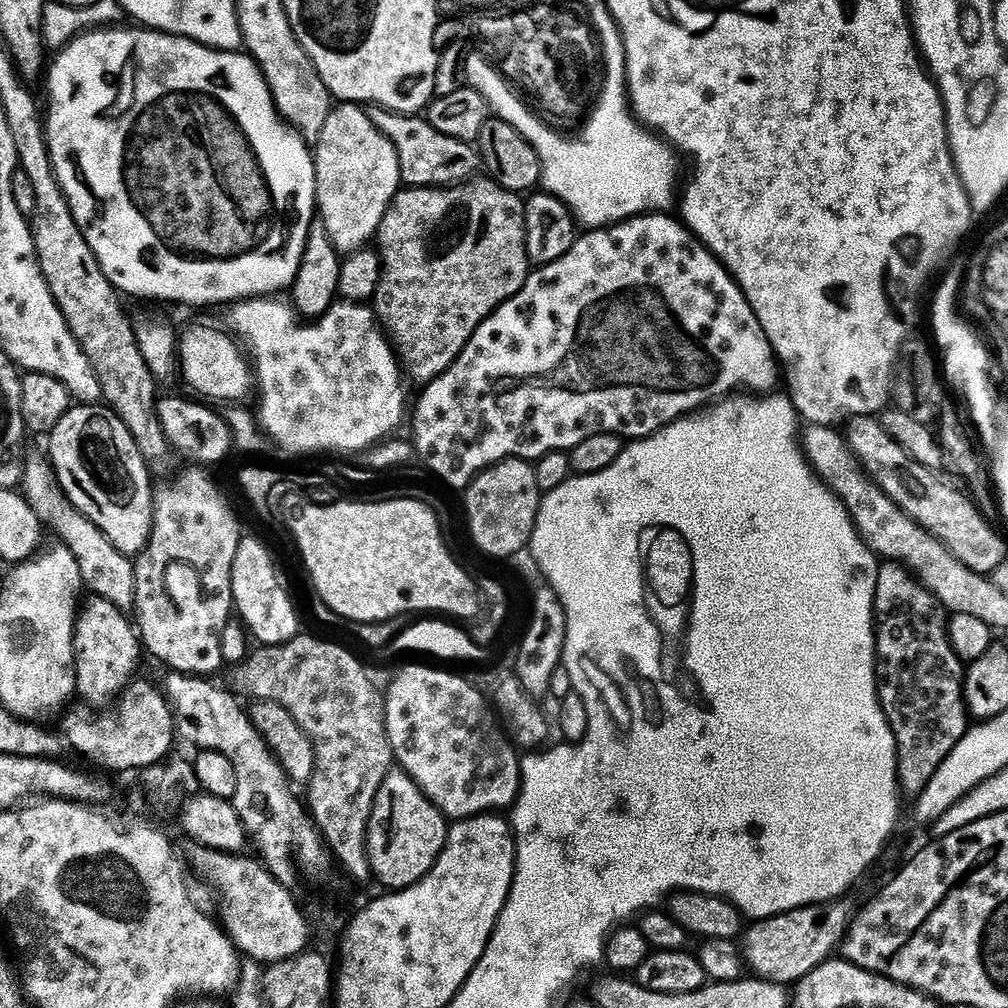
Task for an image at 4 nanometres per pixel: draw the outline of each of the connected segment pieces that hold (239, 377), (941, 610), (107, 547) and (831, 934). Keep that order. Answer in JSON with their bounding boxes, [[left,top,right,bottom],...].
[[178,324,254,402],[876,564,970,798],[23,455,136,610],[742,898,853,986]]

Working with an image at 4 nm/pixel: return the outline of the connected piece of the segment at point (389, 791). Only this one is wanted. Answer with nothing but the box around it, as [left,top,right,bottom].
[368,770,449,890]

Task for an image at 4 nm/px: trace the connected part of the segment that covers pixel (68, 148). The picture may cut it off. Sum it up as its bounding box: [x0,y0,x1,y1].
[46,26,318,304]

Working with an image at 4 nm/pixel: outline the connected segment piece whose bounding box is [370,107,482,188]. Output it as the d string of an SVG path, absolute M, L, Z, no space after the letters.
M373 107L370 112L374 126L394 142L394 150L400 159L400 178L405 185L414 188L432 188L467 182L477 175L482 156L473 145L458 138L446 138L438 134L427 119L419 115L403 116L400 112L389 112L386 108Z

